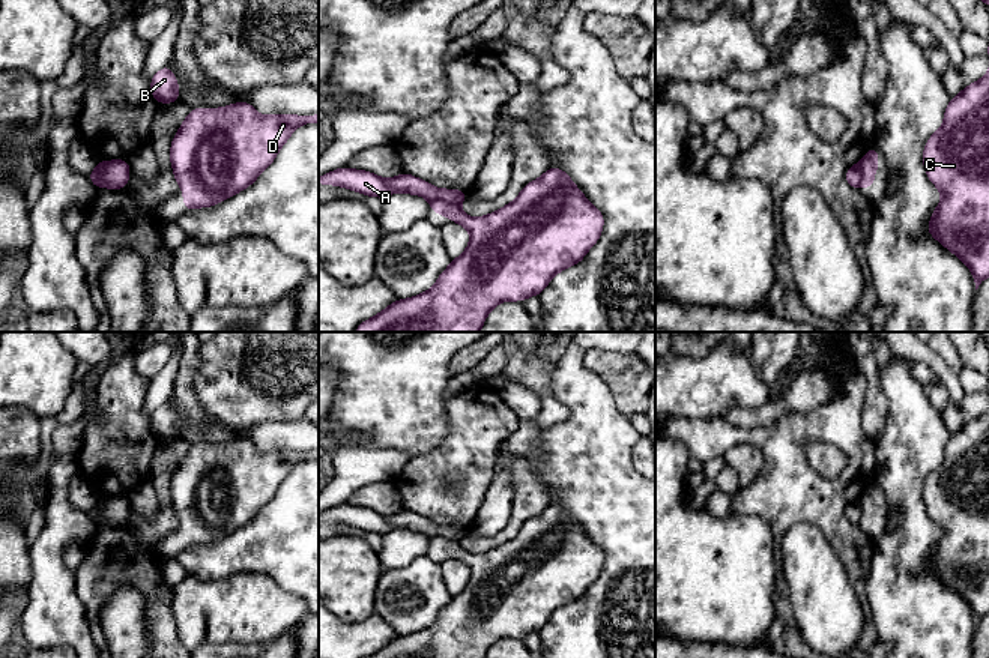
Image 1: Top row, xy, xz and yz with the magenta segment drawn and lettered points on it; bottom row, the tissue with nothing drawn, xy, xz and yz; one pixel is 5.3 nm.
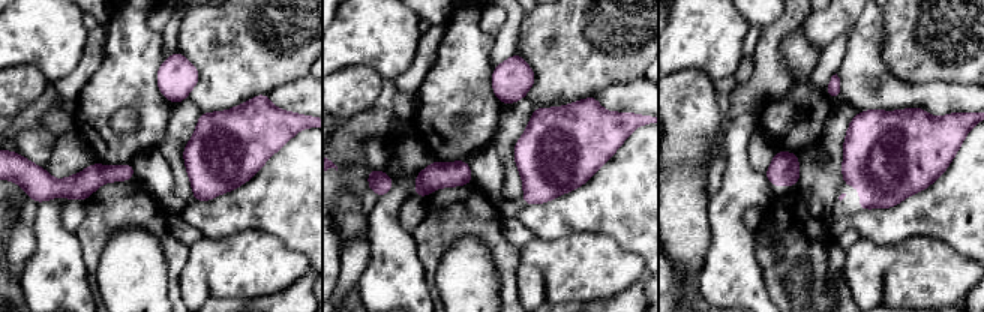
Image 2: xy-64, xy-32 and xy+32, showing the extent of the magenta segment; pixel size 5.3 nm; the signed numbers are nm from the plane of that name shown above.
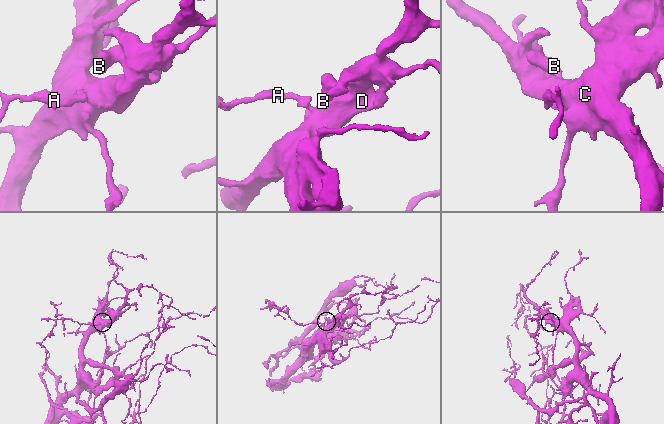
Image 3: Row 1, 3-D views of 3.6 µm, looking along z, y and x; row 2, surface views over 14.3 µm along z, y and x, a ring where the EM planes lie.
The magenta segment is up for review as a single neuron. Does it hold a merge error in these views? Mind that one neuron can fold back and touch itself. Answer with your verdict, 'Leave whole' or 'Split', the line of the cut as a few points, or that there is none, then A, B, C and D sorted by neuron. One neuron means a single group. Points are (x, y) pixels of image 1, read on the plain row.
Split. Split along xz (432, 537), (444, 537), (457, 543). Groups: A / B C D

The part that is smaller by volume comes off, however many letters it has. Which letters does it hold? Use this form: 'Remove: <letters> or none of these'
Remove: A

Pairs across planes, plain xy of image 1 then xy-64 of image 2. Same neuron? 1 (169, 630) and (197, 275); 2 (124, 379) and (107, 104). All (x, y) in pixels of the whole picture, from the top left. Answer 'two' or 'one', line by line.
1: two
2: one

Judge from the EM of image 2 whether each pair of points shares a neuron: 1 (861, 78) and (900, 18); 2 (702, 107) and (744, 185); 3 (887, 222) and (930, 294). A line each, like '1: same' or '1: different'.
1: different
2: different
3: different

